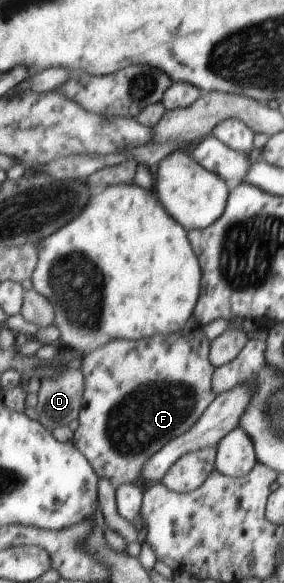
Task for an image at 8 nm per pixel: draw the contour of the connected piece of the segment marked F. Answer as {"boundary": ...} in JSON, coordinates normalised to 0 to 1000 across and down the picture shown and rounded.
{"boundary":[[[665,549],[651,556],[648,563],[609,569],[609,573],[553,573],[539,580],[504,580],[496,583],[447,583],[447,580],[419,580],[419,583],[398,583],[384,587],[384,592],[363,593],[363,597],[331,600],[324,605],[310,605],[289,617],[285,633],[292,636],[303,652],[303,667],[292,678],[289,698],[282,703],[278,727],[264,739],[261,760],[271,768],[299,779],[299,786],[313,787],[313,792],[327,798],[327,806],[342,808],[342,816],[377,820],[398,827],[398,834],[412,837],[423,830],[440,828],[493,828],[496,816],[504,816],[504,803],[511,796],[535,786],[553,775],[563,775],[577,765],[588,765],[595,758],[658,744],[680,731],[701,724],[715,708],[746,695],[746,690],[761,686],[768,676],[754,671],[754,642],[761,640],[761,630],[739,617],[739,600],[746,599],[746,585],[722,576],[708,557],[690,549]]]}

